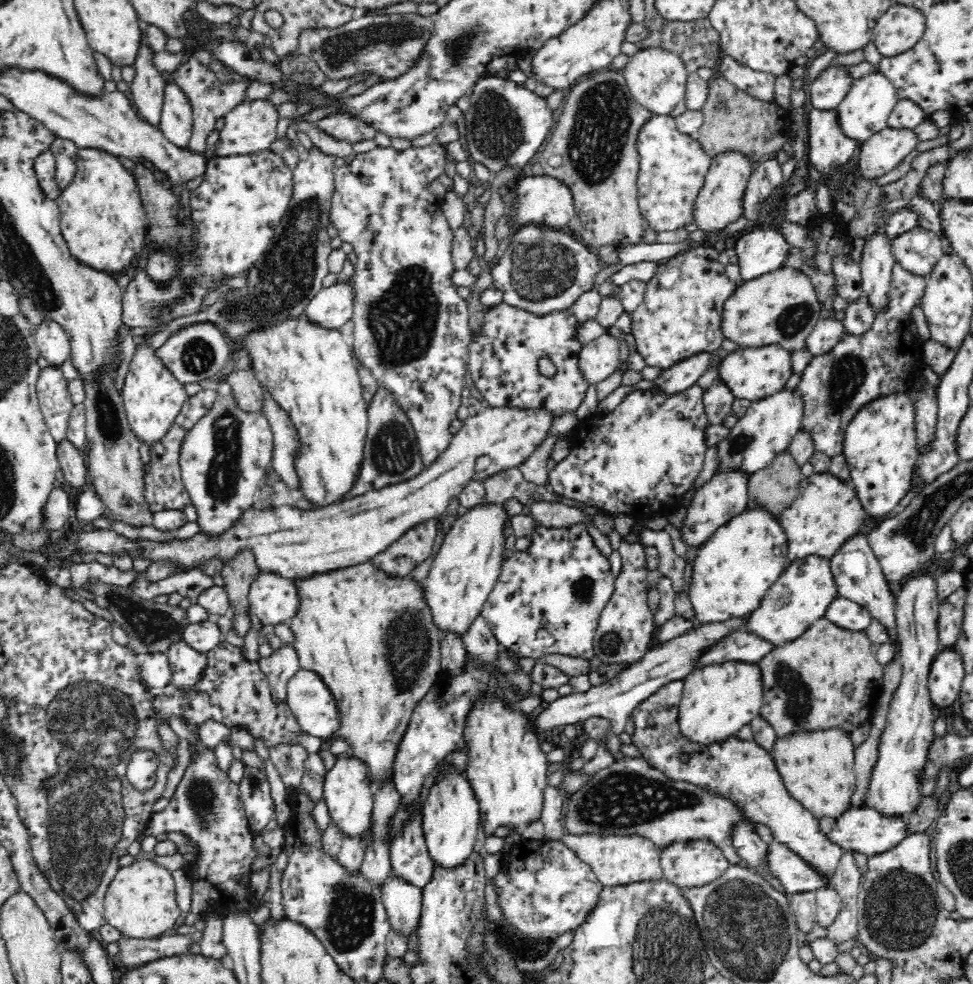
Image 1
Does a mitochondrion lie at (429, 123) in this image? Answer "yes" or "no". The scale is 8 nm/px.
no

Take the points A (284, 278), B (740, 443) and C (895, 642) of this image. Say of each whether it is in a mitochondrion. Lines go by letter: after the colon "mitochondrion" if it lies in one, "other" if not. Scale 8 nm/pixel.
A: mitochondrion
B: mitochondrion
C: other

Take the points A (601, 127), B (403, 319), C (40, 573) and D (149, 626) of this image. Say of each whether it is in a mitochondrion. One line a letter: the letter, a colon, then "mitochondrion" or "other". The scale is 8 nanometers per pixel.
A: mitochondrion
B: mitochondrion
C: other
D: mitochondrion

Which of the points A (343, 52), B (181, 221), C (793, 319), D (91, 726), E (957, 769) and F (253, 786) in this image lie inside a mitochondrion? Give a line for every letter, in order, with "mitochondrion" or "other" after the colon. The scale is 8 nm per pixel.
A: mitochondrion
B: other
C: mitochondrion
D: mitochondrion
E: other
F: mitochondrion

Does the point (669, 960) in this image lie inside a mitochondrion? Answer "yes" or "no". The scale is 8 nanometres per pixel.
yes

